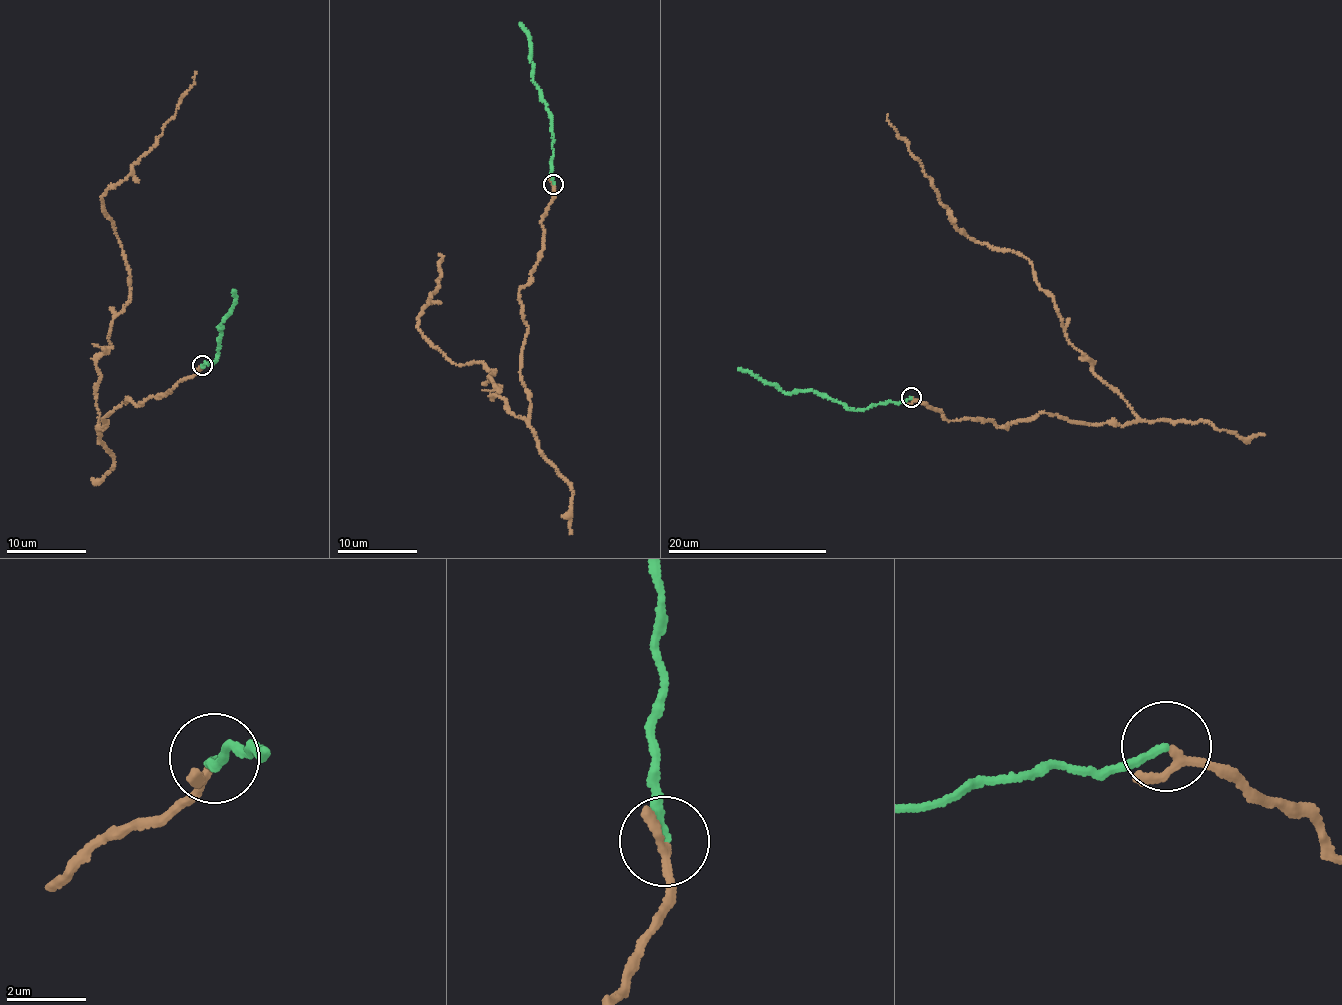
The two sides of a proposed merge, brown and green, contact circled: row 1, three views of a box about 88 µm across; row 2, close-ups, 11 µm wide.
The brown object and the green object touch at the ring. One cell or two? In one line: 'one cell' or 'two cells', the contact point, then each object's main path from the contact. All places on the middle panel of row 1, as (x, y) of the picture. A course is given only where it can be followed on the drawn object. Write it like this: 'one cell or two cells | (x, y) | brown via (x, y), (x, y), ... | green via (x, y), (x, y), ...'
one cell | (553, 184) | brown via (554, 186), (542, 257), (519, 290), (525, 421), (496, 396), (494, 372), (461, 366), (418, 328), (440, 256) | green via (554, 184), (552, 115), (533, 80), (527, 32), (519, 23)

